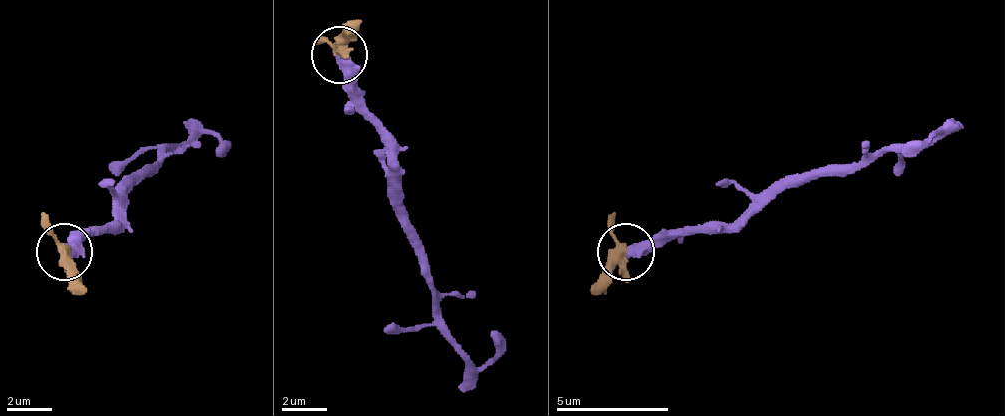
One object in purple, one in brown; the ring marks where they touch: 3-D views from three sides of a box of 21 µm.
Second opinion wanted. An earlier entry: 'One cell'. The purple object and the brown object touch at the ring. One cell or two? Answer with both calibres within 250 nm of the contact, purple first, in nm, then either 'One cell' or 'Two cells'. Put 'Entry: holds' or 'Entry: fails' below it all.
Thickness 480 nm (purple) against 340 nm. One cell
Entry: holds

